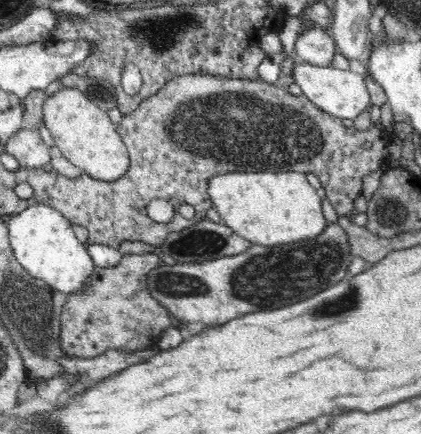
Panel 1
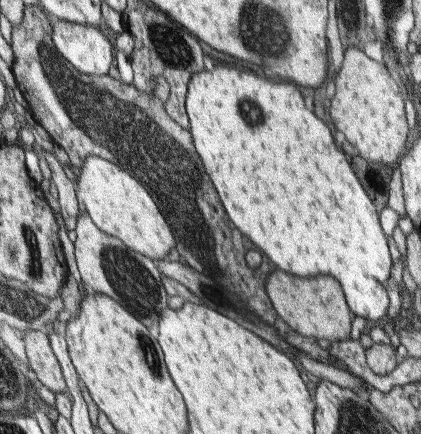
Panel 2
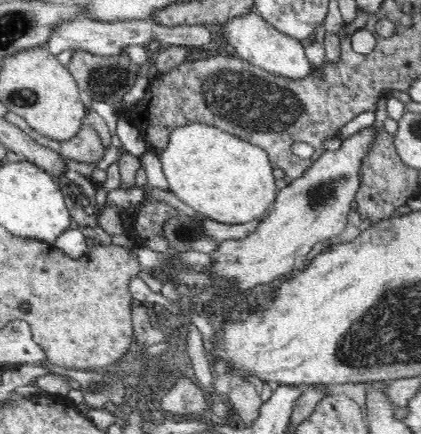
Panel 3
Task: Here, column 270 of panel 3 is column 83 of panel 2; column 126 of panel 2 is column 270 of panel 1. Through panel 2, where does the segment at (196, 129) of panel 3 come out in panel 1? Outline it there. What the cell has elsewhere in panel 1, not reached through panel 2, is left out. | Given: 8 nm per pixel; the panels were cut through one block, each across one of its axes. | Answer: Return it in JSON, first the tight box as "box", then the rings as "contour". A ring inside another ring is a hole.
{"box":[208,172,326,246],"contour":[[[226,172],[208,180],[208,196],[222,216],[222,222],[236,234],[250,240],[252,246],[278,246],[316,238],[326,230],[322,198],[298,172]]]}

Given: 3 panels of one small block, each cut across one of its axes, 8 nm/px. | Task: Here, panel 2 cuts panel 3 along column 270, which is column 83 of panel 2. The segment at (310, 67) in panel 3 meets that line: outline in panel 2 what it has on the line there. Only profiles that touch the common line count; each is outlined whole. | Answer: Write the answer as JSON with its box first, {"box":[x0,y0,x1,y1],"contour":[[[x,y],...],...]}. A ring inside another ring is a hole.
{"box":[51,16,113,78],"contour":[[[51,16],[51,42],[57,52],[89,78],[107,76],[113,64],[111,44],[97,28],[55,20]]]}

